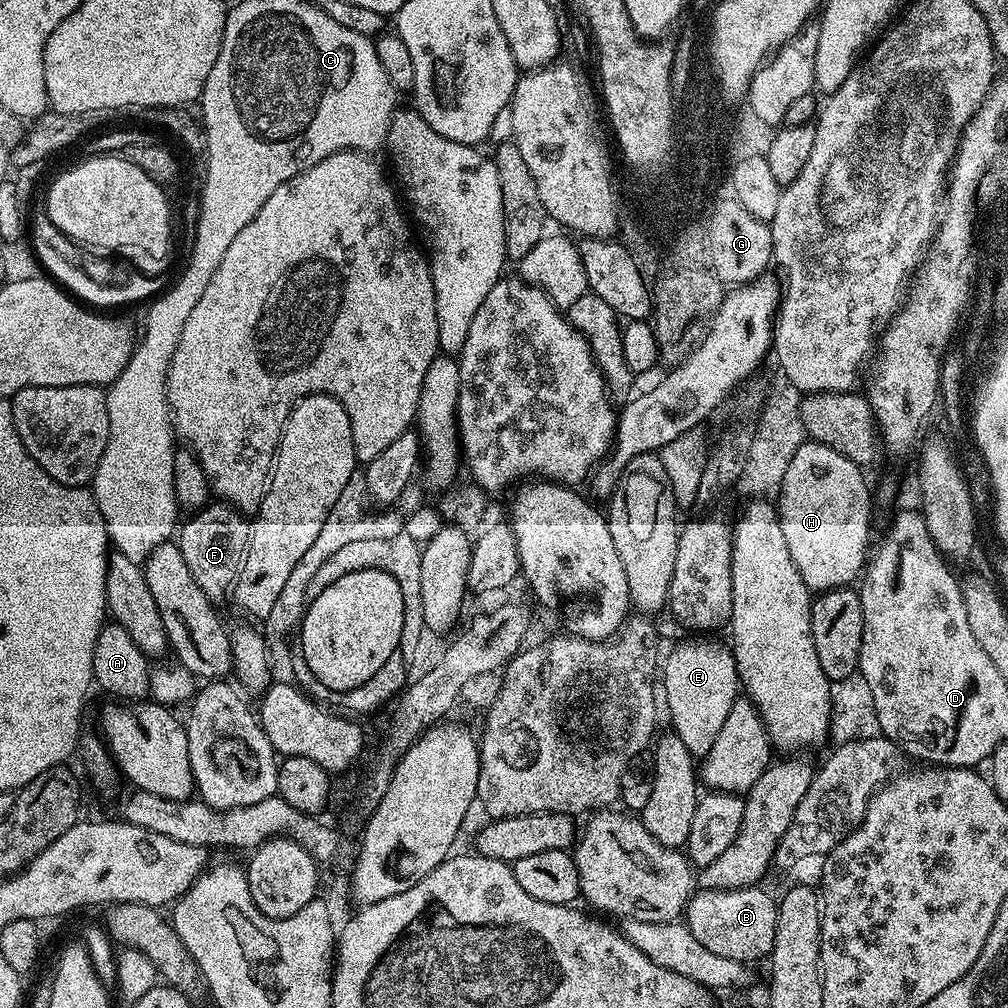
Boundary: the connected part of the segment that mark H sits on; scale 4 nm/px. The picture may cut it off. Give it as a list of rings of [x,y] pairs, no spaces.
[[[809,439],[805,442],[796,454],[790,466],[786,469],[786,476],[782,480],[781,492],[778,497],[778,511],[780,513],[780,525],[782,526],[782,534],[786,538],[786,547],[790,549],[790,558],[794,558],[794,566],[798,566],[798,574],[802,574],[802,582],[813,593],[819,594],[828,592],[832,588],[846,588],[853,583],[852,579],[859,577],[866,567],[866,557],[870,552],[870,544],[868,548],[868,523],[872,520],[872,504],[874,505],[874,496],[868,492],[868,484],[864,481],[861,465],[850,462],[850,458],[846,458],[842,454],[838,454],[838,450],[830,450],[830,446],[820,444],[818,441]]]

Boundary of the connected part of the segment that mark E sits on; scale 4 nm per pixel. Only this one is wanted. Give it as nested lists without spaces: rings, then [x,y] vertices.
[[[720,640],[677,643],[669,660],[662,665],[662,683],[670,700],[671,731],[682,738],[693,758],[710,754],[710,748],[718,739],[718,730],[722,730],[722,722],[726,722],[726,714],[730,714],[730,706],[734,706],[741,691],[731,647]]]

